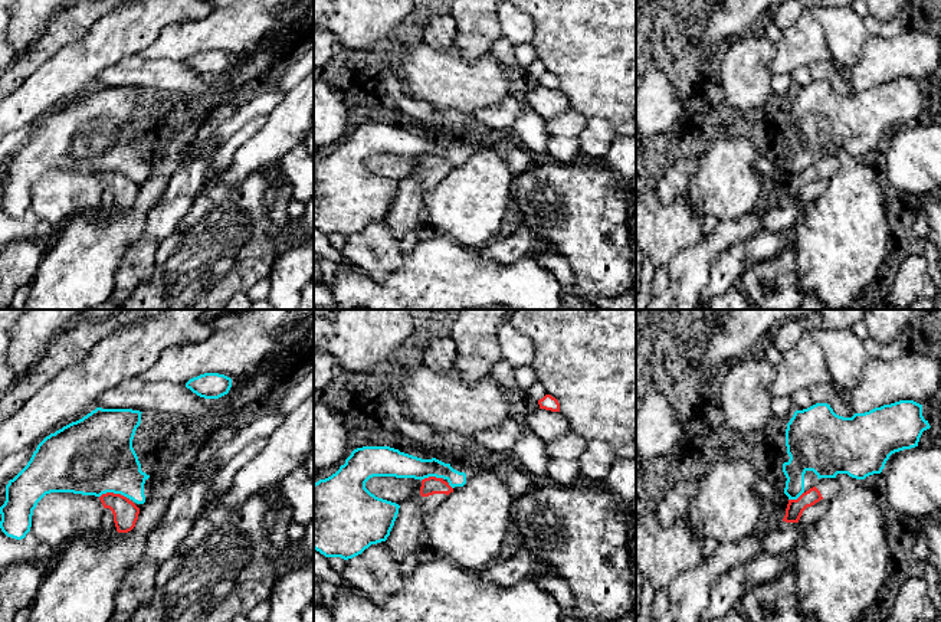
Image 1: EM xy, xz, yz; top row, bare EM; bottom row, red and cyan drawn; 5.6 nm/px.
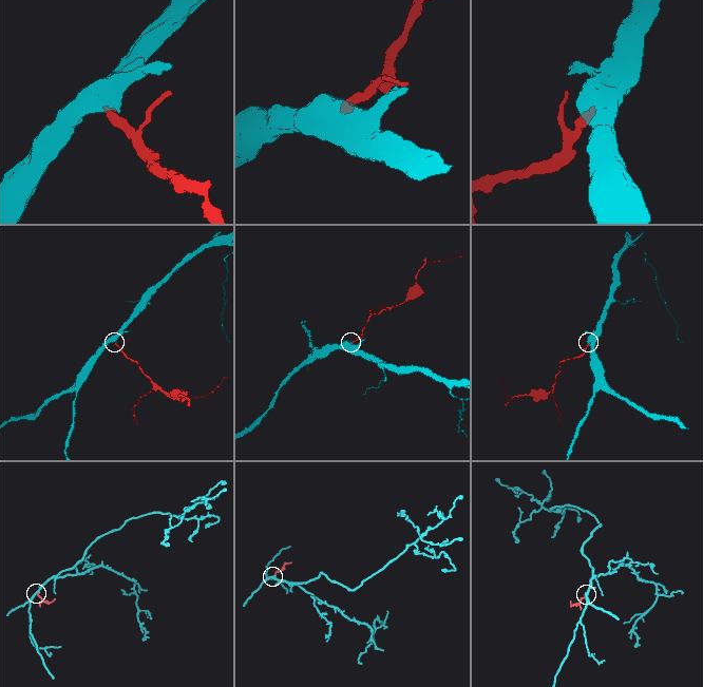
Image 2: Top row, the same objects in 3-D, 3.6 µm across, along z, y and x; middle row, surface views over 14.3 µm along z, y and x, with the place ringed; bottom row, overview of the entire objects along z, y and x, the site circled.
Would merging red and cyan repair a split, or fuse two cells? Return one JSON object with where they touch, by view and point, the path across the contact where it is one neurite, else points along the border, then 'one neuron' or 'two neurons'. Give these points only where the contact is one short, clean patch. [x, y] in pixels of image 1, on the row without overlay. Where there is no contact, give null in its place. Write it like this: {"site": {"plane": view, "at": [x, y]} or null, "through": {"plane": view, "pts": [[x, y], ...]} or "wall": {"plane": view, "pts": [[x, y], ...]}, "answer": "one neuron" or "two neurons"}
{"site": {"plane": "xy", "at": [112, 170]}, "wall": {"plane": "xy", "pts": [[99, 173], [120, 170], [127, 176]]}, "answer": "two neurons"}

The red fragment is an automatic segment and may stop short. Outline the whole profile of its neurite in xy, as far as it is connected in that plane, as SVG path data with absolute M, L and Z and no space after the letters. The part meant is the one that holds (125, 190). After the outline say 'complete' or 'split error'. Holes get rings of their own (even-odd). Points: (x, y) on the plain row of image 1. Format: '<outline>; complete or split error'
M106 170L99 174L104 186L114 191L114 200L118 210L128 210L135 204L140 186L121 171Z; complete

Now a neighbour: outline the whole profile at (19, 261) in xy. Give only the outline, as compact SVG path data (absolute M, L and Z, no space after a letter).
M14 240L0 248L0 310L10 307L14 294L30 285L45 253L45 245L36 240Z

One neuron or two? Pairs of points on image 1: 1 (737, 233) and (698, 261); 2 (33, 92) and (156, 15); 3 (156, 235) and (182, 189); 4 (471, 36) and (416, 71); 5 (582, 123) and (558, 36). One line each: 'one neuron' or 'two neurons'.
1: one neuron
2: one neuron
3: one neuron
4: two neurons
5: two neurons

